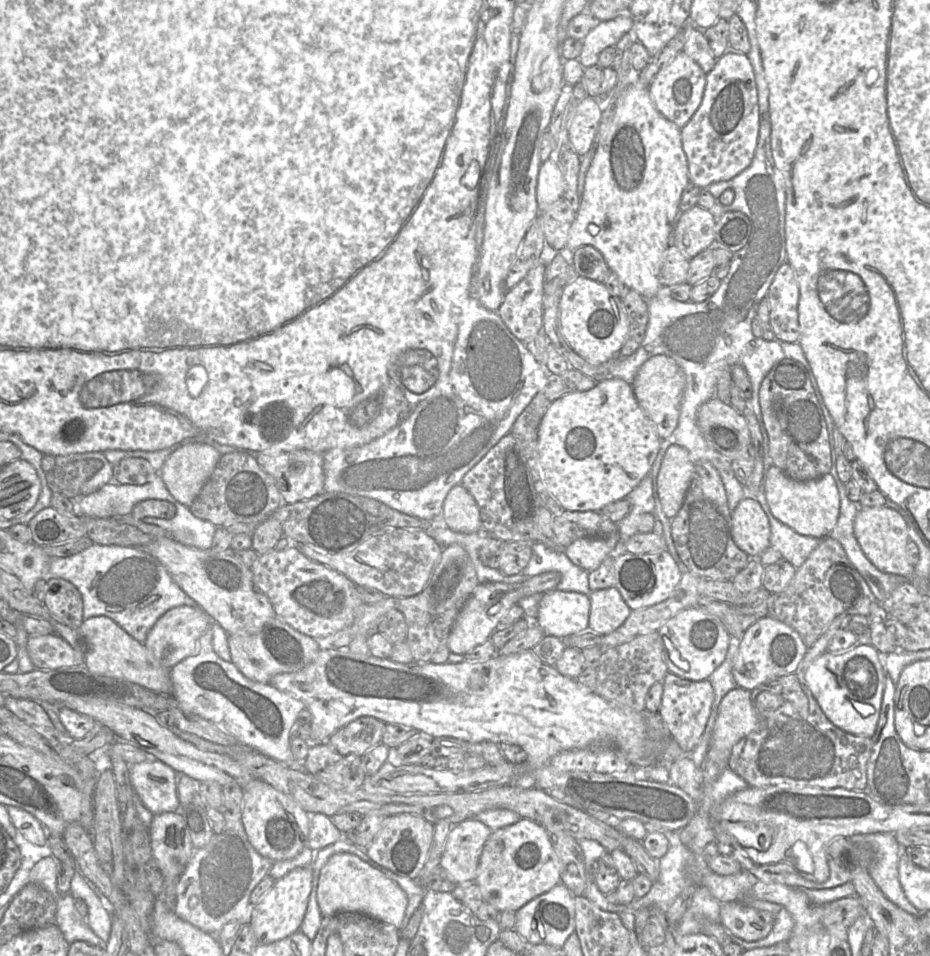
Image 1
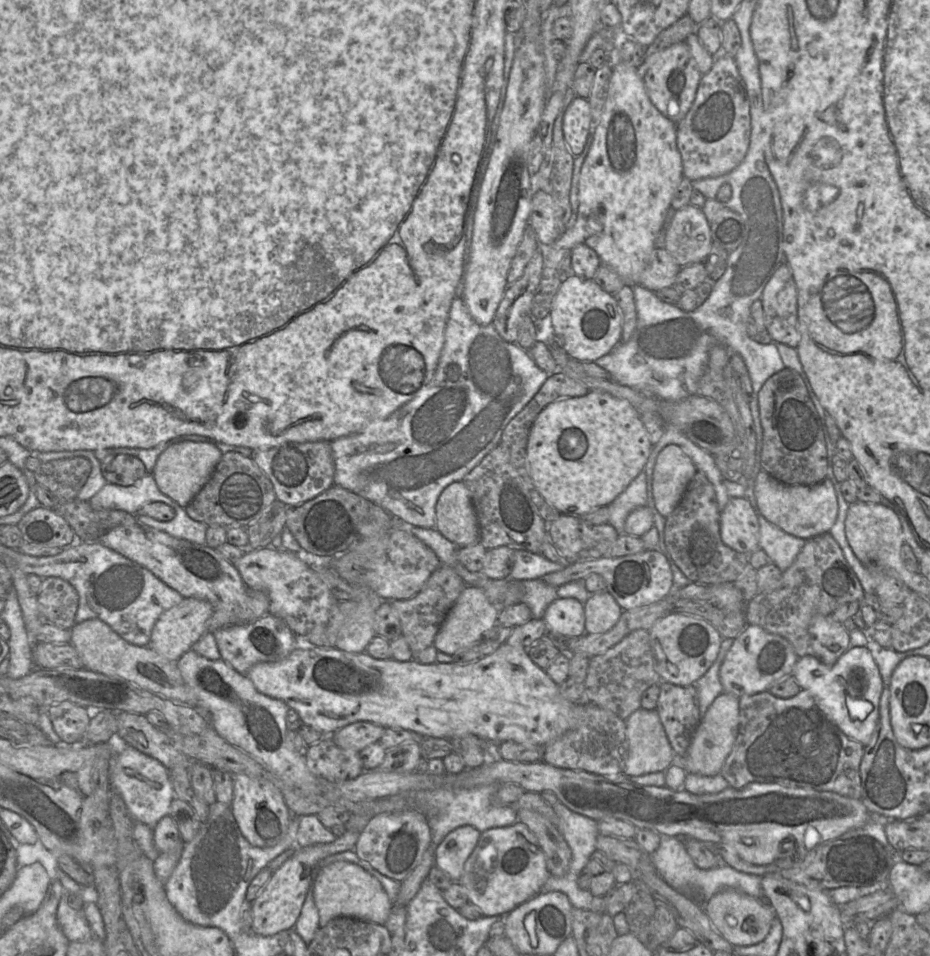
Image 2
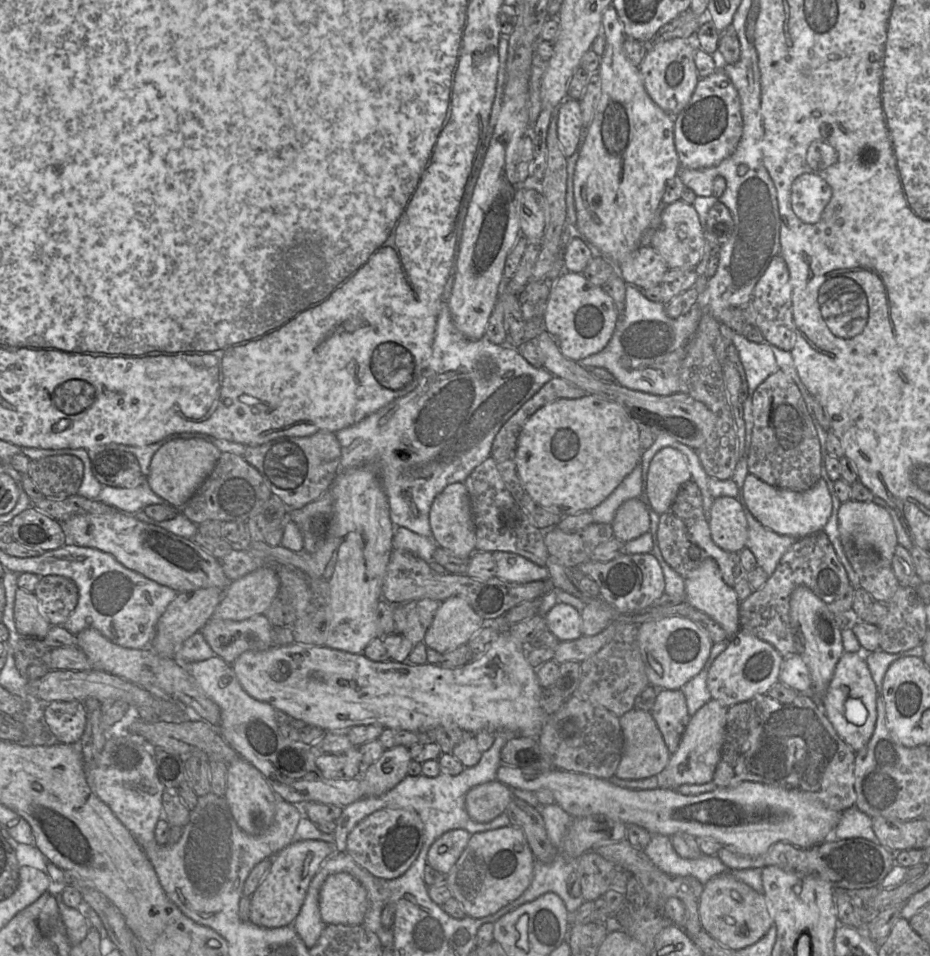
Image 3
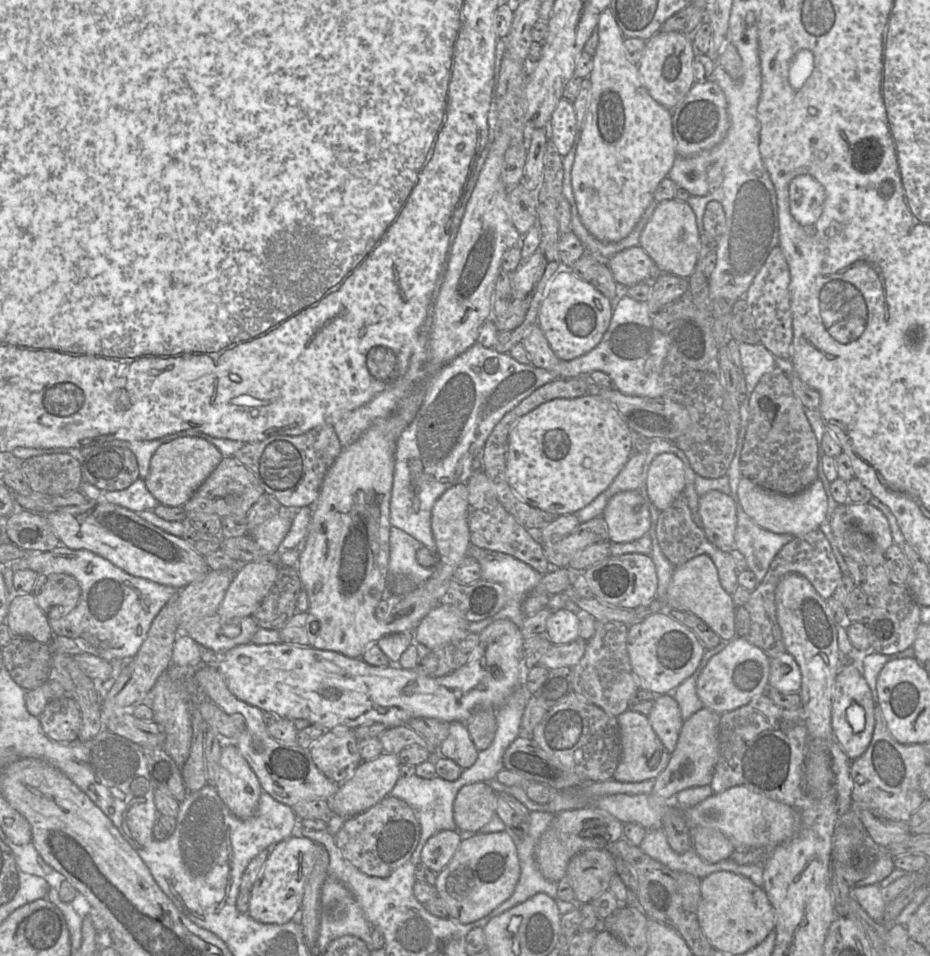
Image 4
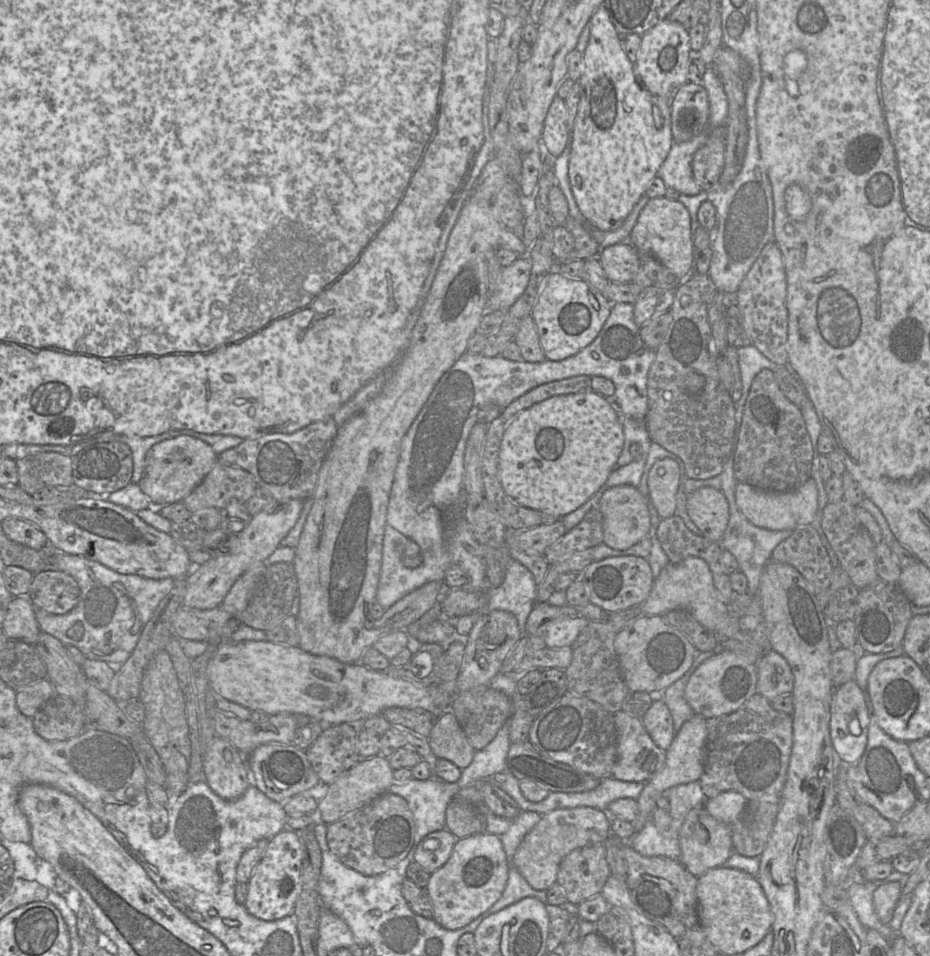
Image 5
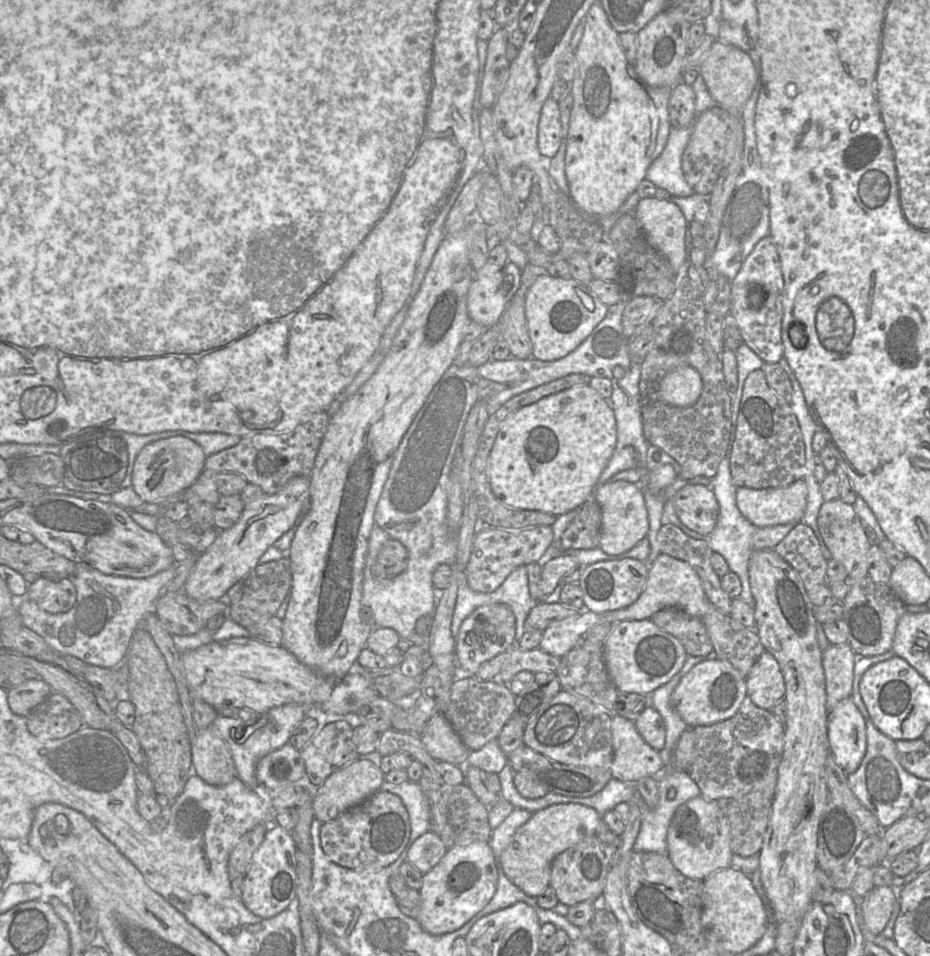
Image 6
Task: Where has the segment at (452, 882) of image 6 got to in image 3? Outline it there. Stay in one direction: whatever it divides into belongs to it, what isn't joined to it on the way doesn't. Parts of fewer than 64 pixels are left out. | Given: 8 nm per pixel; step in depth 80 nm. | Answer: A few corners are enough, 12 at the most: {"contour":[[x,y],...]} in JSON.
{"contour":[[523,832],[473,834],[446,875],[467,917],[482,918],[530,885]]}

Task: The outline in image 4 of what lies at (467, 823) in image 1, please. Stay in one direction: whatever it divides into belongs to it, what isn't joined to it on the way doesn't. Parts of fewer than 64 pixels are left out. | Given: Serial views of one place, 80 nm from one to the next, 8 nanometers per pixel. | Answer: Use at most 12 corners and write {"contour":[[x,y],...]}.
{"contour":[[457,830],[428,838],[421,863],[435,873],[452,859],[461,843]]}

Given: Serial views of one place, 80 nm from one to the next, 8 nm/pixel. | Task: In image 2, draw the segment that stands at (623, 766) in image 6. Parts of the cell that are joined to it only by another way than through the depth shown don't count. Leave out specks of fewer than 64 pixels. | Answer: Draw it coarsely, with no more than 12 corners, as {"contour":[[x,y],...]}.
{"contour":[[658,714],[625,719],[629,777],[664,771],[678,758]]}

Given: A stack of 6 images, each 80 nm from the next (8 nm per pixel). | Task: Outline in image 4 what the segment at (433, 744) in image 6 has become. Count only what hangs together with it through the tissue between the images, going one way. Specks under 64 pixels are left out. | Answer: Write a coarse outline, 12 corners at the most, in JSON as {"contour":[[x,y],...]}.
{"contour":[[449,723],[437,751],[462,769],[478,756],[467,728]]}

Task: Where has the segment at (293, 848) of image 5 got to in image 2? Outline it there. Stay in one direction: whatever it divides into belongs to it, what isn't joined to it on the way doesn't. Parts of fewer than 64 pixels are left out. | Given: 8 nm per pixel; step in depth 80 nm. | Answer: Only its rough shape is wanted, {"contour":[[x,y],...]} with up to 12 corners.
{"contour":[[361,830],[299,847],[252,901],[252,931],[293,929],[318,863]]}

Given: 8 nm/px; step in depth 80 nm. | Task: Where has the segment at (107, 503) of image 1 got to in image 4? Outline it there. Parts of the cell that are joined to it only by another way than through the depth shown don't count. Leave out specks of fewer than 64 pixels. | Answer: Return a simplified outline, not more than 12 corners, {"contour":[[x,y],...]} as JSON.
{"contour":[[145,479],[120,491],[102,491],[105,501],[133,512],[154,510],[158,500]]}

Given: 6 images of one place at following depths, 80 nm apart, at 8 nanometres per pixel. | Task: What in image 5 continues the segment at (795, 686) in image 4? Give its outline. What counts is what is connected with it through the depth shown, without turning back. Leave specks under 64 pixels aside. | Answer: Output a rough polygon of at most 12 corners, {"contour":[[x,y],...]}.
{"contour":[[771,650],[757,662],[756,691],[769,701],[790,694],[794,676]]}

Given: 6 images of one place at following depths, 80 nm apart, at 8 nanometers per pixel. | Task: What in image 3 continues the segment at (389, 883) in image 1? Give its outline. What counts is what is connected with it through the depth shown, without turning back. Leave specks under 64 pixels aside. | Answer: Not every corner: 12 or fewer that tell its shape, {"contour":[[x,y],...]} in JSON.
{"contour":[[346,872],[319,891],[324,924],[361,925],[365,888]]}

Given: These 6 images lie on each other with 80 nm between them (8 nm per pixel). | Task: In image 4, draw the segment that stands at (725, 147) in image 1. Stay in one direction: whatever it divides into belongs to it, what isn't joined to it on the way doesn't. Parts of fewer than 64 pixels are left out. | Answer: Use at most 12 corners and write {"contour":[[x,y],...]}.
{"contour":[[695,82],[671,114],[675,151],[717,146],[730,127],[726,96]]}

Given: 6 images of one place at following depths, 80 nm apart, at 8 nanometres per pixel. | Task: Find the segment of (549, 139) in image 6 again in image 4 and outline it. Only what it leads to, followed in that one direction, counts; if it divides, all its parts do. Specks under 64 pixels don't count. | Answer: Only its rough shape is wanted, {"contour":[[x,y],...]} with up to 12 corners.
{"contour":[[562,98],[545,125],[564,157],[577,133],[573,102]]}

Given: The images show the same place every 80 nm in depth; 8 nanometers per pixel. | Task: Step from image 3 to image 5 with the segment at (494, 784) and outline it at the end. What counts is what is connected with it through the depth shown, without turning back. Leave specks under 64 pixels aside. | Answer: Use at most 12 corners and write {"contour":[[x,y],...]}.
{"contour":[[454,795],[446,829],[458,839],[482,833],[485,815]]}

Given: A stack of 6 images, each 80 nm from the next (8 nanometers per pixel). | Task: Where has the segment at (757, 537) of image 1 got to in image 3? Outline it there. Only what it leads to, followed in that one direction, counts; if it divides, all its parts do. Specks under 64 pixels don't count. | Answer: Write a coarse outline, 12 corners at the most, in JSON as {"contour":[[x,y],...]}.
{"contour":[[734,497],[714,498],[707,516],[713,542],[746,548],[748,525]]}

